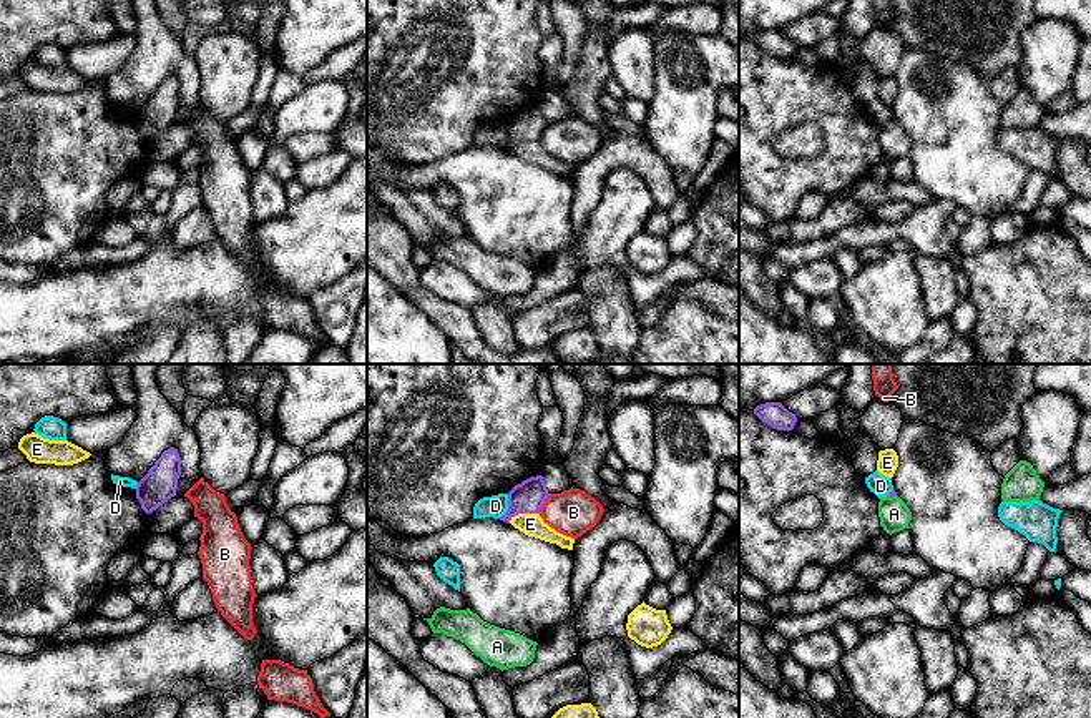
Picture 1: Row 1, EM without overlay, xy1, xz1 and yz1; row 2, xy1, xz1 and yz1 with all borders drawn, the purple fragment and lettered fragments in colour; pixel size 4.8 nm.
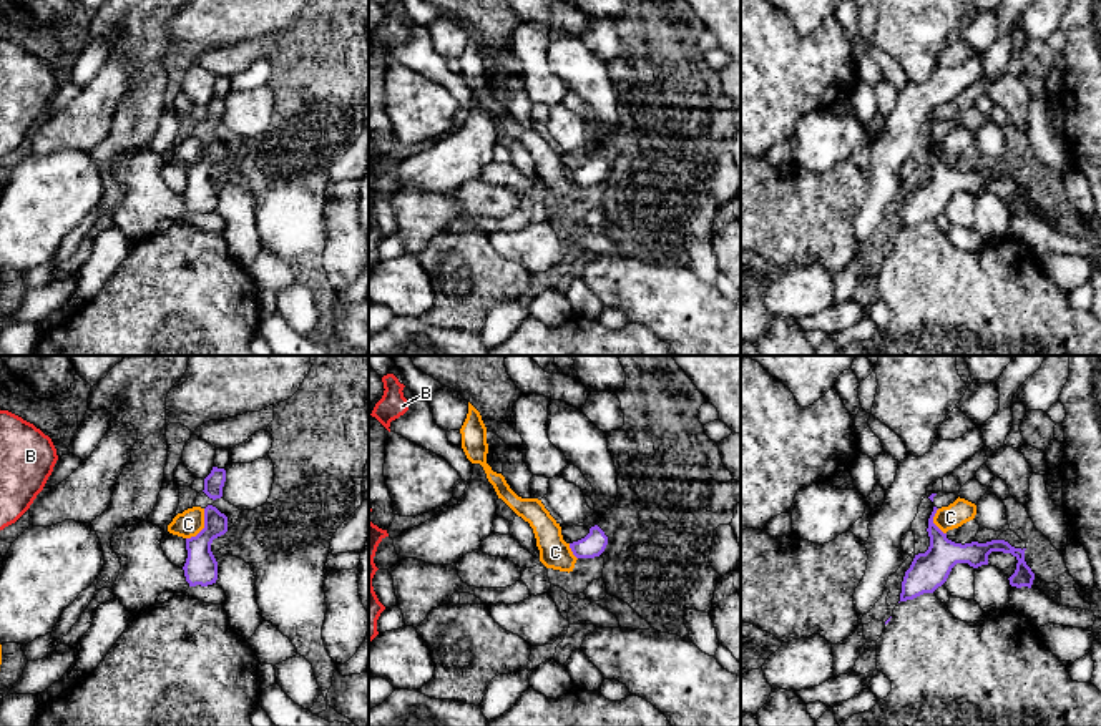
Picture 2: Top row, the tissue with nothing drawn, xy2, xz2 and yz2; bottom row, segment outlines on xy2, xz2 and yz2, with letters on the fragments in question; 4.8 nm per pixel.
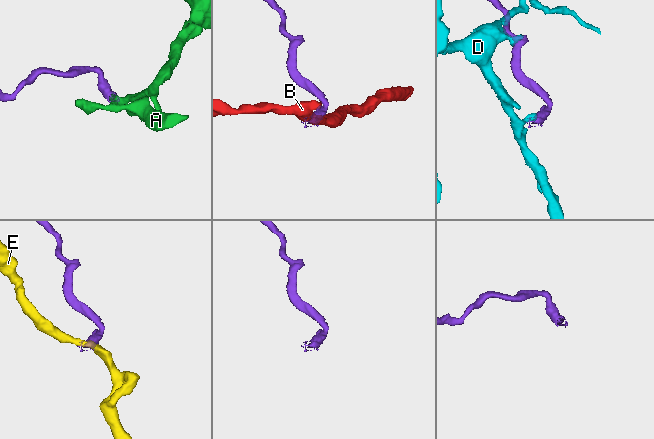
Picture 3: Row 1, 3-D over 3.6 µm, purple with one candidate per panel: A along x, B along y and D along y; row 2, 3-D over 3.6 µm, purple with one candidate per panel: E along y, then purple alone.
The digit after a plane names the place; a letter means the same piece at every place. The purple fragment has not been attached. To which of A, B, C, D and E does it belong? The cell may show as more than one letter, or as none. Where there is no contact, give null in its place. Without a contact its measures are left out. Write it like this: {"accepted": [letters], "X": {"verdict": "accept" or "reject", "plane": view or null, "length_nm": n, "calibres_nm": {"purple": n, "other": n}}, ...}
{"accepted": ["A"], "A": {"verdict": "accept", "plane": "yz1", "length_nm": 60, "calibres_nm": {"purple": 30, "other": 150}}, "B": {"verdict": "reject", "plane": "xz1", "length_nm": 120, "calibres_nm": {"purple": 160, "other": 220}}, "C": {"verdict": "reject", "plane": "xy2", "length_nm": 180, "calibres_nm": {"purple": 160, "other": 130}}, "D": {"verdict": "reject", "plane": "xz1", "length_nm": 130, "calibres_nm": {"purple": 160, "other": 110}}, "E": {"verdict": "reject", "plane": "xz1", "length_nm": 150, "calibres_nm": {"purple": 160, "other": 110}}}

